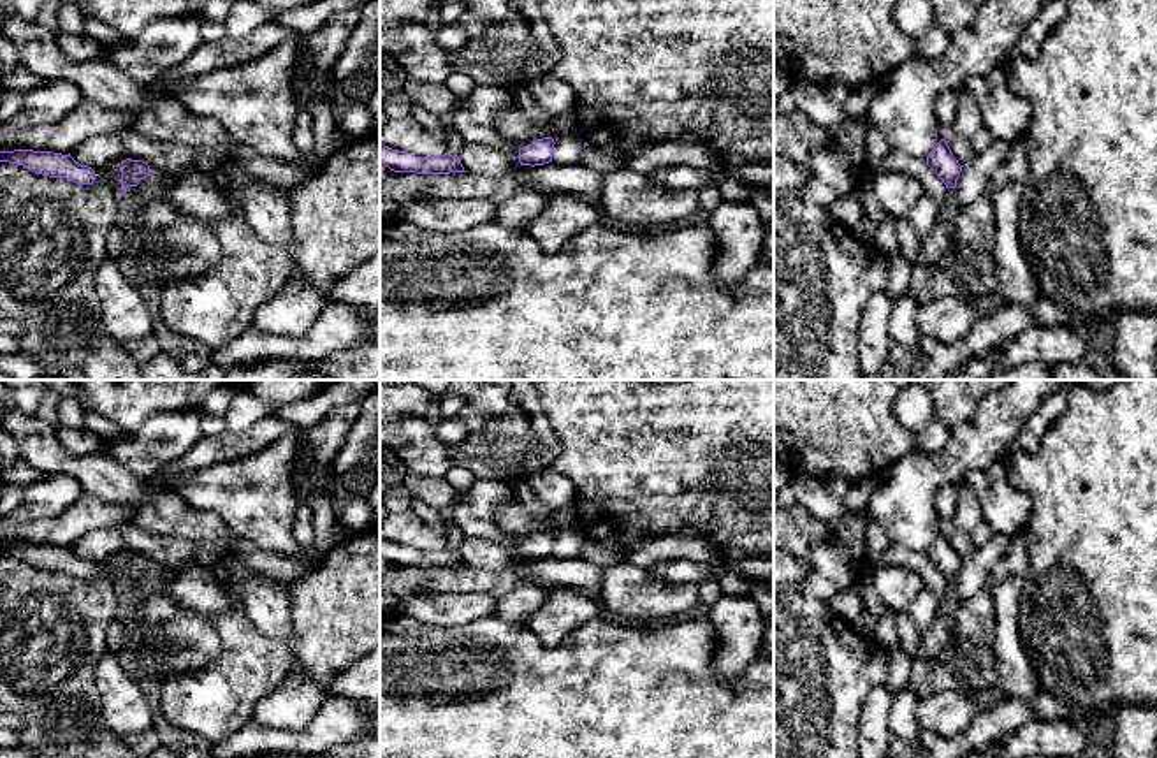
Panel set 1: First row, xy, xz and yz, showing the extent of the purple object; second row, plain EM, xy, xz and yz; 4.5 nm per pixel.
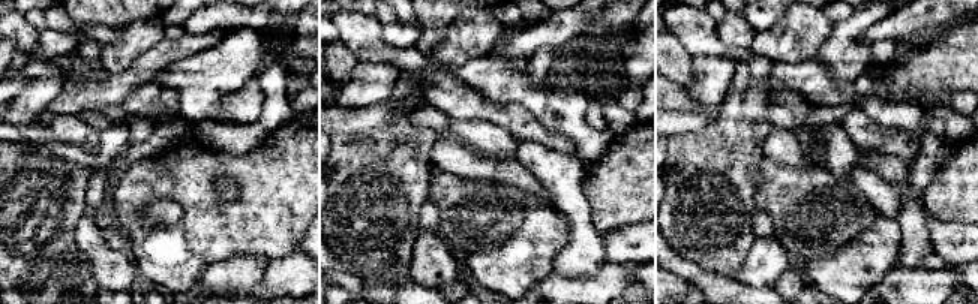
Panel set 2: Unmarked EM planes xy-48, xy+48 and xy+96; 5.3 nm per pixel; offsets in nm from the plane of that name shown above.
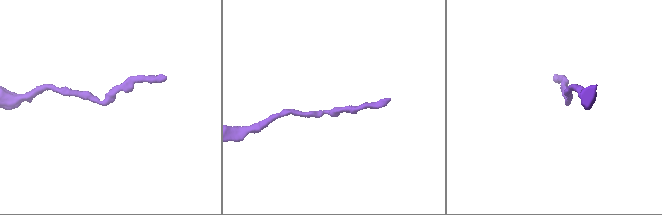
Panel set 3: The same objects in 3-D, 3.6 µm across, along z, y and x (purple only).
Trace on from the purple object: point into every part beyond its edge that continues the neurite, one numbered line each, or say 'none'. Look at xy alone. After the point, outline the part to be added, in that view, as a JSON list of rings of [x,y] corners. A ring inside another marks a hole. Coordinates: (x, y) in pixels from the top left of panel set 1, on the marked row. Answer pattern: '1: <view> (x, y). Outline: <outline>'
none

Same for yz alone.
none

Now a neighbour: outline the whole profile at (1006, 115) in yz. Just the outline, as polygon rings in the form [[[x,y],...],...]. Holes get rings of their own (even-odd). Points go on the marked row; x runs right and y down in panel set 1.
[[[1006,67],[986,76],[967,77],[964,88],[976,100],[983,127],[990,130],[993,139],[1011,142],[1027,132],[1032,107],[1029,100],[1009,90]]]

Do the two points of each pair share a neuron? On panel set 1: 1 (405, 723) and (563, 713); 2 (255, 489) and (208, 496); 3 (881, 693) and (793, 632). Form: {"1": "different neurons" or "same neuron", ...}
{"1": "same neuron", "2": "same neuron", "3": "different neurons"}

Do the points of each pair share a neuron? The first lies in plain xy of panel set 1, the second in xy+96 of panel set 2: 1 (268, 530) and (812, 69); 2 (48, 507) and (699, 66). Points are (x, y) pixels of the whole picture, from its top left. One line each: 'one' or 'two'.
1: one
2: one

